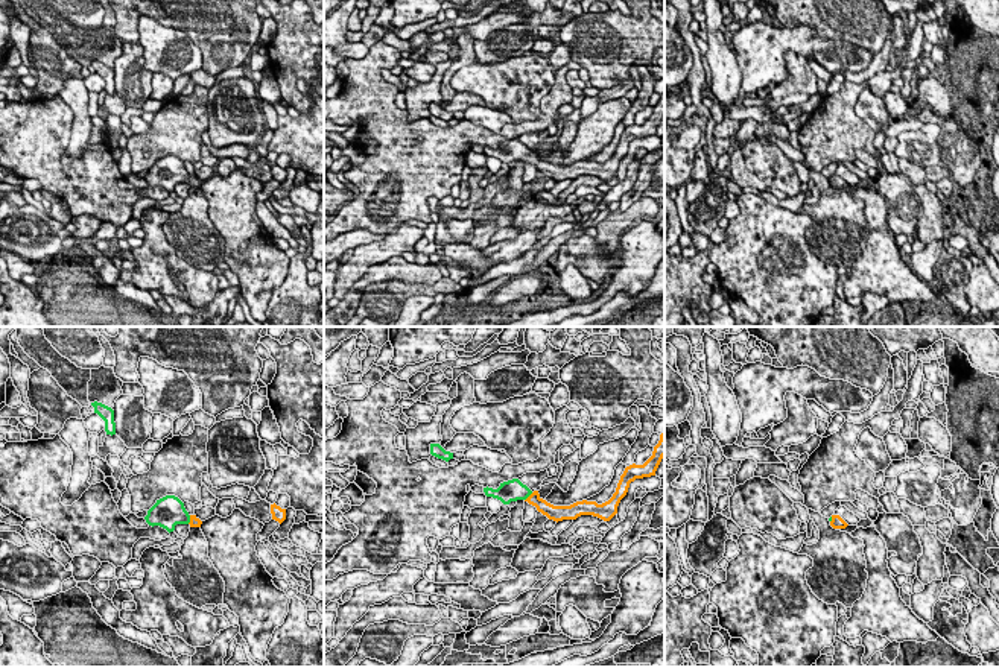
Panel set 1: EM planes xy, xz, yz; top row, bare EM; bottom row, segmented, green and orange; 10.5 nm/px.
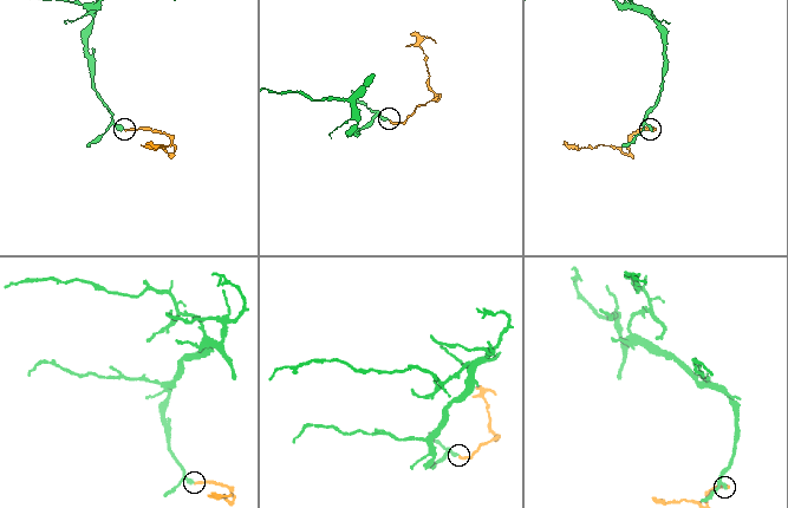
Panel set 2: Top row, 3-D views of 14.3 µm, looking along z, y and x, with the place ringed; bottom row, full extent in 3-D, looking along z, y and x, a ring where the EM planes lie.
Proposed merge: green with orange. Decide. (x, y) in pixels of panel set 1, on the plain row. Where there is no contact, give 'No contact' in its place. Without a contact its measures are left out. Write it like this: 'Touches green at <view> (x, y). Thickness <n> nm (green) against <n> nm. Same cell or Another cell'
Touches green at xz (528, 155). Thickness 220 nm (green) against 140 nm. Same cell

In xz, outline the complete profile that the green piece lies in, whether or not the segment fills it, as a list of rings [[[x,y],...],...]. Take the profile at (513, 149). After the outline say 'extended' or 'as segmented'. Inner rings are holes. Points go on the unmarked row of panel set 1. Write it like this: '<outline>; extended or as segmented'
[[[664,91],[660,94],[658,103],[654,106],[652,115],[643,125],[630,125],[625,128],[620,140],[617,143],[616,152],[613,156],[598,164],[596,161],[576,161],[570,166],[553,166],[543,160],[538,150],[531,150],[519,138],[512,138],[500,143],[497,149],[484,147],[487,156],[500,160],[503,164],[511,161],[525,160],[529,164],[535,166],[538,172],[546,175],[549,179],[563,181],[563,179],[576,179],[581,175],[593,175],[604,181],[610,181],[617,173],[617,166],[620,160],[626,155],[630,143],[636,138],[655,135],[655,131],[664,117]]]; extended

